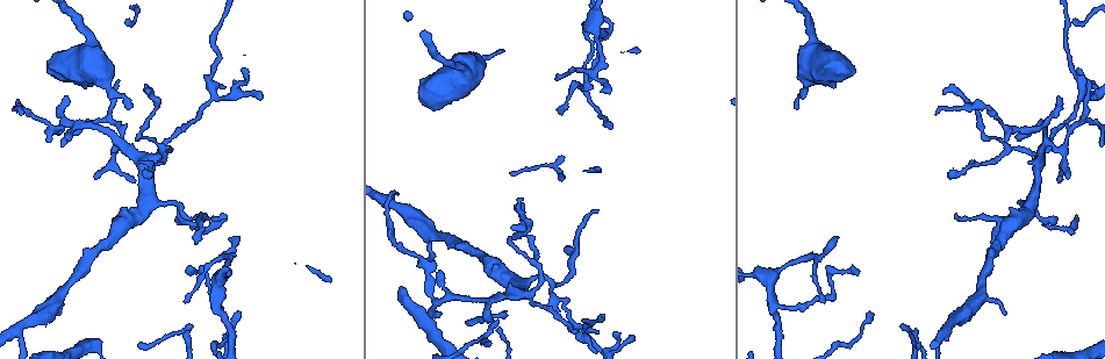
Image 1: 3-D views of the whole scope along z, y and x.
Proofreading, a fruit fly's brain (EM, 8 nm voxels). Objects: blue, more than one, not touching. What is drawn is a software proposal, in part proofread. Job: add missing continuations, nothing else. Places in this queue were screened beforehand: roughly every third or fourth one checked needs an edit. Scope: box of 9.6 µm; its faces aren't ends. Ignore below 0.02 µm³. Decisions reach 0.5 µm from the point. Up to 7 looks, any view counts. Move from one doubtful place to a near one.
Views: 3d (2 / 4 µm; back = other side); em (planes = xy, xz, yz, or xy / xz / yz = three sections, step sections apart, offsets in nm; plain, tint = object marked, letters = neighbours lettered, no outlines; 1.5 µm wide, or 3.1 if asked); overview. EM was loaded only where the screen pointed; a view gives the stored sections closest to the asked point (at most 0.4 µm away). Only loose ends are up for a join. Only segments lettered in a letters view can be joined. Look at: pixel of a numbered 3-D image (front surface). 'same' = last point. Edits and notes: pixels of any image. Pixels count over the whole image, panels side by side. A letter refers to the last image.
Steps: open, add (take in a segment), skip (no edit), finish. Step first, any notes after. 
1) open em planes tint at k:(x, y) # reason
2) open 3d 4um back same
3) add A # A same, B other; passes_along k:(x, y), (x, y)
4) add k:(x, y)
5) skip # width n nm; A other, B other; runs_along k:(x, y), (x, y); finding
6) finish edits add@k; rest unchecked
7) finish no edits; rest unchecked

open em planes tint at 1:(184, 301) # free end

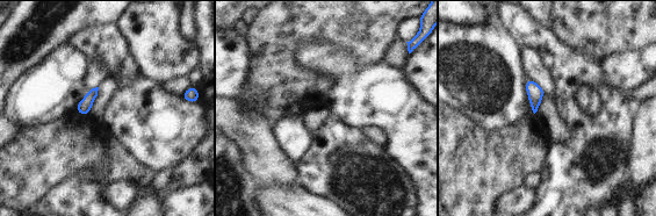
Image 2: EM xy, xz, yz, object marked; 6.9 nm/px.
open em planes letters same # see the neighbours

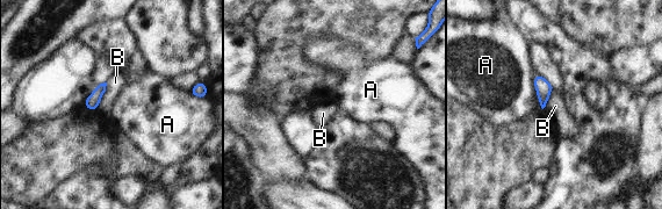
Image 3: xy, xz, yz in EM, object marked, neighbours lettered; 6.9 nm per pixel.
skip # A other, B other; border 3:(107, 83), (106, 91), (96, 108); no lettered segment goes on from it

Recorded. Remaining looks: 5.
open em planes letters at 1:(501, 50) # thin end

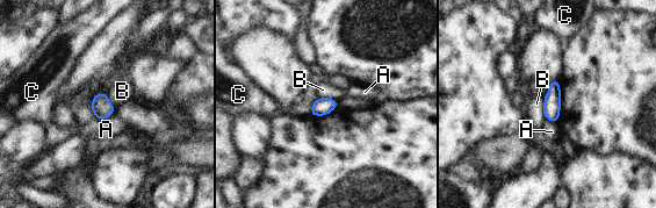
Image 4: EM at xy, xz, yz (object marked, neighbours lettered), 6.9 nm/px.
skip # A other, B other, C other; border 4:(543, 94), (543, 116), (546, 119); none of them fits

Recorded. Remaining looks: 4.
open em planes letters at 1:(955, 217)

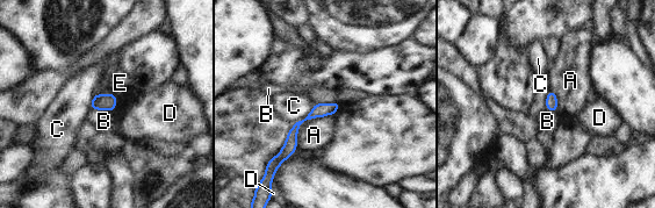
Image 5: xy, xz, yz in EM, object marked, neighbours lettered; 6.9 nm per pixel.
skip # A other, B other, C other, D other, E other; border 5:(91, 108), (112, 112); no lettered segment goes on from it

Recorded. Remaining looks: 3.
finish no edits; rest unchecked

